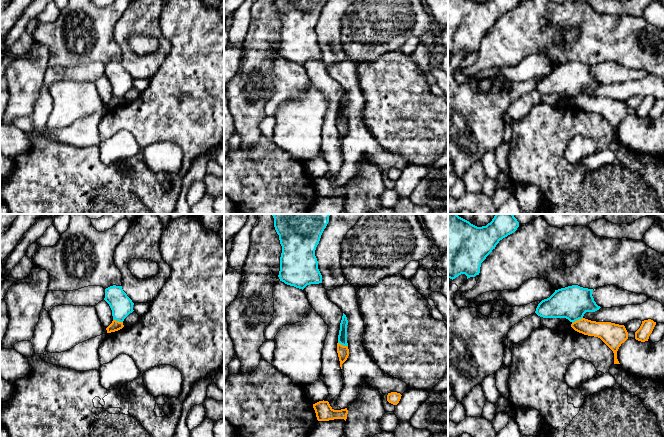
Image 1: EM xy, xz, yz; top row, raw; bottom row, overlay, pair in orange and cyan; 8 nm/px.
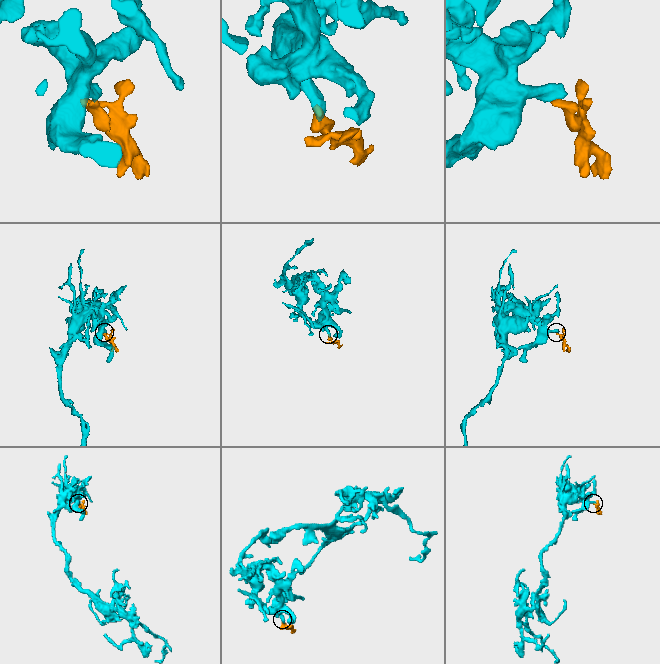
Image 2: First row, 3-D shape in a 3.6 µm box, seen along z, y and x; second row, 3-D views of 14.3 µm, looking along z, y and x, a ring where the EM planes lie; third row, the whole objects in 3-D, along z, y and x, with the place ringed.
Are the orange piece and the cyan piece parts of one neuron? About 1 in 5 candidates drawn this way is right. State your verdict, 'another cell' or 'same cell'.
another cell

